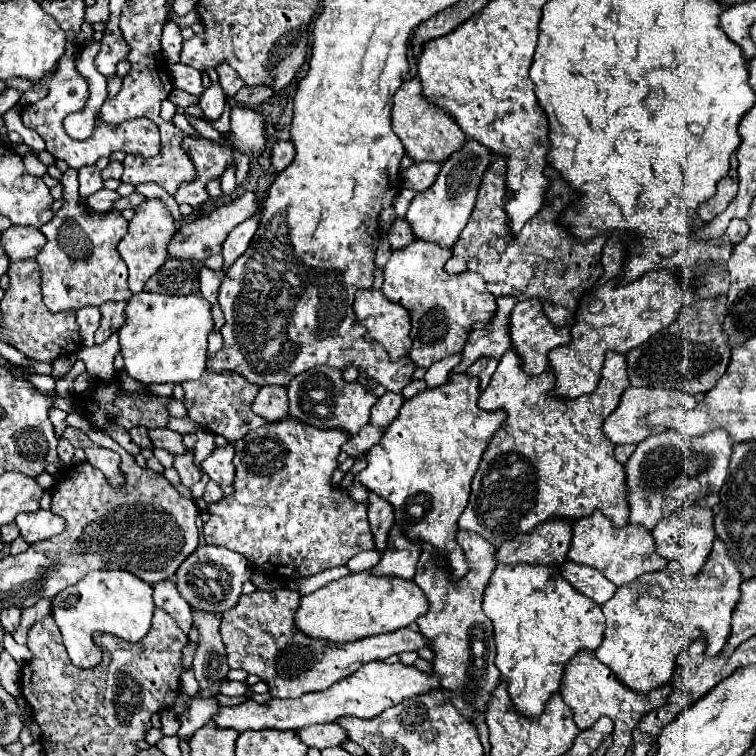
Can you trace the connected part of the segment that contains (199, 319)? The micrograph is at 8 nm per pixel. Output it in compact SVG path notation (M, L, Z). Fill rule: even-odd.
M138 292L134 300L128 300L126 306L126 322L120 328L120 350L124 356L124 370L128 376L142 384L182 384L186 380L198 380L206 370L206 348L208 348L208 334L214 330L212 320L212 304L204 300L200 294L188 296L168 296L156 292Z

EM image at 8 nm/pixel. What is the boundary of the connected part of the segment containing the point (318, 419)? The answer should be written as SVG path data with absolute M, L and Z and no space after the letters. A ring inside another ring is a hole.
M318 366L306 370L288 384L290 398L290 416L306 420L316 428L344 428L350 434L356 434L370 420L370 410L378 402L378 396L370 394L360 382L346 382L342 370L332 366Z

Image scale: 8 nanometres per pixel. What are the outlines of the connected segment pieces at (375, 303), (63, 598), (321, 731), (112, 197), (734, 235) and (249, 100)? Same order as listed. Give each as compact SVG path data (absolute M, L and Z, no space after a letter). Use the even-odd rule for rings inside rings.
M366 290L366 292L358 292L358 296L354 300L354 312L356 312L356 322L366 328L366 340L380 344L388 352L390 360L398 360L398 358L410 354L412 338L410 338L410 316L408 316L406 308L386 300L386 296L382 296L382 292Z
M98 570L54 596L50 616L60 628L70 660L80 668L94 668L102 662L102 648L92 642L94 634L106 632L124 642L140 642L150 630L152 612L154 600L150 584L130 572Z
M312 724L310 728L298 730L298 736L306 746L314 746L318 750L340 746L348 740L346 730L340 724Z
M102 188L102 190L98 190L96 194L88 196L88 198L86 198L86 204L88 204L90 208L98 210L98 212L108 212L108 210L112 210L112 206L114 206L116 200L120 200L120 194L118 194L118 192L112 192L112 190Z
M732 220L730 226L728 226L728 230L726 230L726 234L728 234L728 238L730 238L732 244L738 244L746 236L746 230L748 230L746 220Z
M260 84L260 86L242 86L240 92L234 98L236 98L238 104L248 106L248 108L254 108L254 106L262 104L266 98L270 98L272 94L274 94L272 86Z

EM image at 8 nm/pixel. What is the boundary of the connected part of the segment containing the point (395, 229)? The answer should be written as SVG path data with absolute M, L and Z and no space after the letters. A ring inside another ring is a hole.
M396 218L392 222L392 226L388 228L386 232L390 244L392 244L392 250L398 250L398 248L404 248L406 244L410 244L414 240L414 234L412 234L412 228L410 228L410 222L404 220L404 218Z

